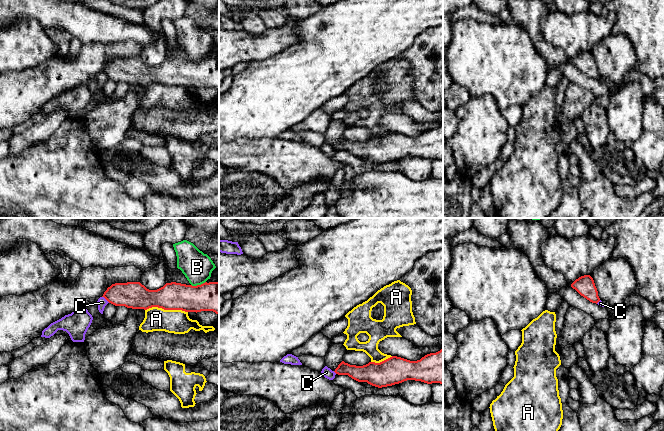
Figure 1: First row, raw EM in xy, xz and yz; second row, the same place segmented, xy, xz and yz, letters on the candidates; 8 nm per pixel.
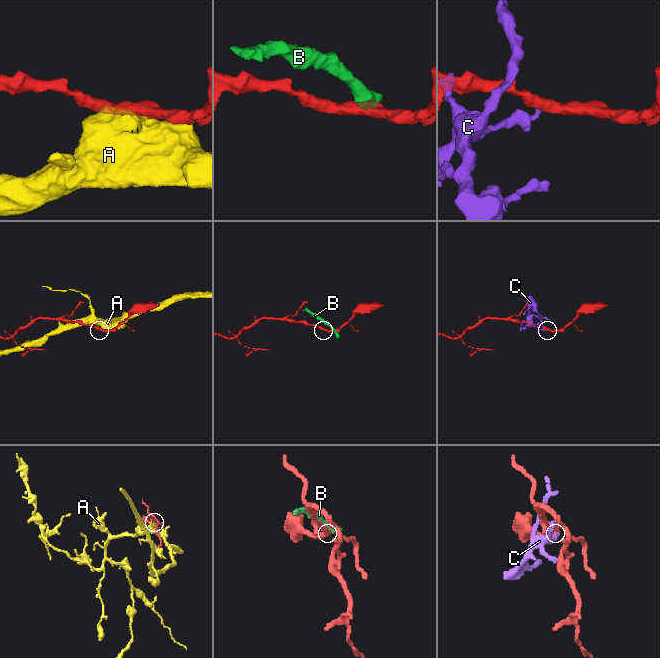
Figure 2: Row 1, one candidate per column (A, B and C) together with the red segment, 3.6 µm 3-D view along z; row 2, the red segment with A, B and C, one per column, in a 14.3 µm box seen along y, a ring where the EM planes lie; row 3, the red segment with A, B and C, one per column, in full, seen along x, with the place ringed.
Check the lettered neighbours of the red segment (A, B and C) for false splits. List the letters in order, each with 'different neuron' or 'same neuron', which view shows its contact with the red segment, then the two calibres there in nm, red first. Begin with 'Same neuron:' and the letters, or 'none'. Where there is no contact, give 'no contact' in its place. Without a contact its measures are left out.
Same neuron: none
A: different neuron | xy | 220/190 nm
B: different neuron | xy | 240/240 nm
C: different neuron | xy | 220/80 nm

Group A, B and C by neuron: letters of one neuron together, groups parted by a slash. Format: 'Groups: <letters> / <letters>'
Groups: A / B / C

